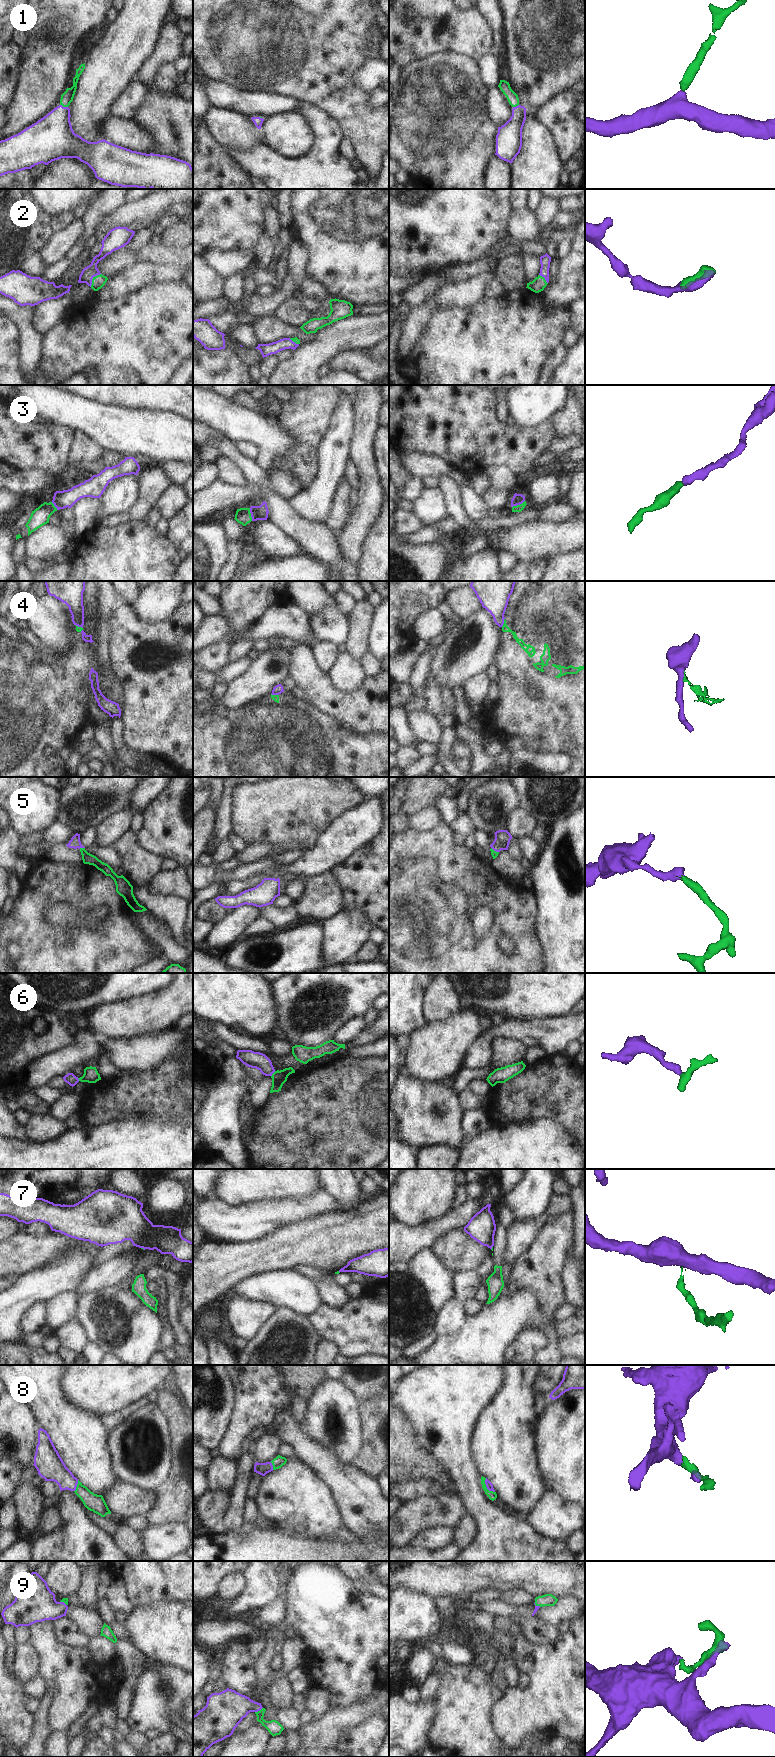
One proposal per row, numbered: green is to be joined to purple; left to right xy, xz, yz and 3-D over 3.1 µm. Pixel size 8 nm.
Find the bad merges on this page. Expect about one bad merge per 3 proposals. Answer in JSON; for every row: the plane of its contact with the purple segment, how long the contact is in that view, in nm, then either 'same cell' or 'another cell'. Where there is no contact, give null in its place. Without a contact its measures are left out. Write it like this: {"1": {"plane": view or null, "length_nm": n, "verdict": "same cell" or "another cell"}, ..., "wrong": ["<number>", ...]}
{"1": {"plane": "xy", "length_nm": 70, "verdict": "same cell"}, "2": {"plane": "xy", "length_nm": 140, "verdict": "same cell"}, "3": {"plane": "xz", "length_nm": 110, "verdict": "same cell"}, "4": {"plane": "yz", "length_nm": 80, "verdict": "another cell"}, "5": {"plane": "xy", "length_nm": 50, "verdict": "same cell"}, "6": {"plane": "xz", "length_nm": 60, "verdict": "same cell"}, "7": {"plane": "xy", "length_nm": 40, "verdict": "another cell"}, "8": {"plane": "yz", "length_nm": 140, "verdict": "same cell"}, "9": {"plane": "xz", "length_nm": 80, "verdict": "same cell"}, "wrong": ["4", "7"]}

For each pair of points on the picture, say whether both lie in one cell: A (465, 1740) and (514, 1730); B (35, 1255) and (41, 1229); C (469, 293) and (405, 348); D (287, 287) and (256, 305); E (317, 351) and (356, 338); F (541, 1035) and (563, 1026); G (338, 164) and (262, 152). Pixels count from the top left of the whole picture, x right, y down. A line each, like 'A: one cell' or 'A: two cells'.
A: two cells
B: two cells
C: one cell
D: one cell
E: one cell
F: one cell
G: one cell

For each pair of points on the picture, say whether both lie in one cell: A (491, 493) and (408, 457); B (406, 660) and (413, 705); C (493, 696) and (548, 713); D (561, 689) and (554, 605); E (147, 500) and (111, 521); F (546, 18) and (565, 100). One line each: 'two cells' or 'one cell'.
A: two cells
B: two cells
C: two cells
D: one cell
E: one cell
F: two cells

